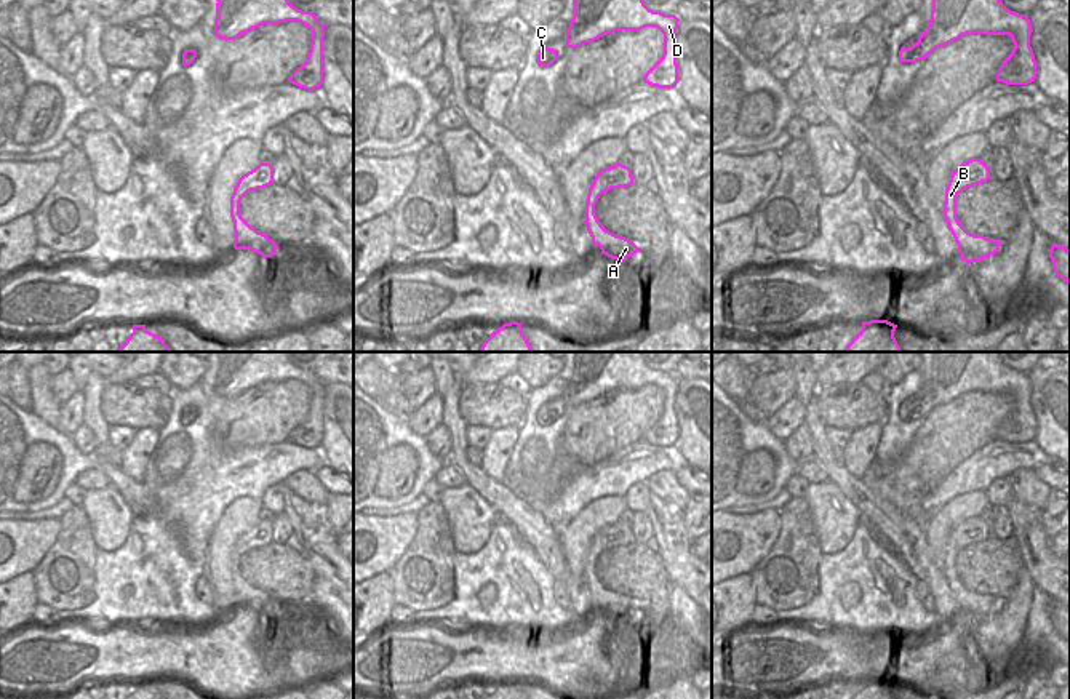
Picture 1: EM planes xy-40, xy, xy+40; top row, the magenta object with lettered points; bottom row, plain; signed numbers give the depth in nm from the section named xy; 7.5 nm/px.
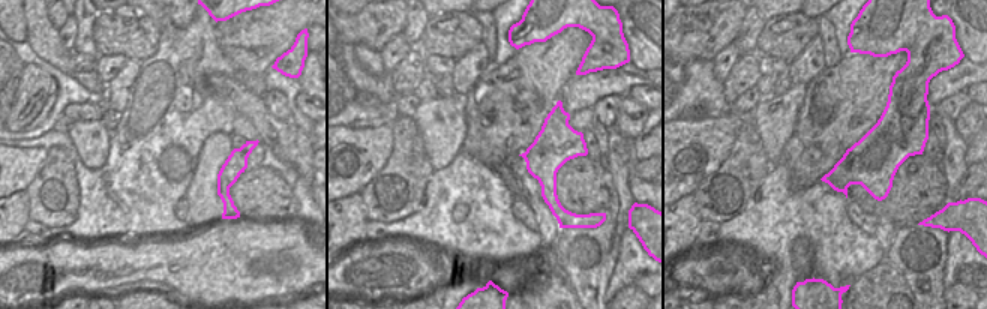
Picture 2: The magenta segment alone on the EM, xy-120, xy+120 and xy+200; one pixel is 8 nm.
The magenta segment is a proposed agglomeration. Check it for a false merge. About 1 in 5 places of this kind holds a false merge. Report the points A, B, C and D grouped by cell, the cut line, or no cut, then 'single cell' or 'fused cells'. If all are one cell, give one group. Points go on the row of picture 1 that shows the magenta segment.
A B C D; no cut; single cell

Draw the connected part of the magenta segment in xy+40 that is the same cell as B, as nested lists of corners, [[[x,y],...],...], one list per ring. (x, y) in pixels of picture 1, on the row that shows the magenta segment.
[[[980,158],[961,163],[950,176],[945,189],[944,218],[958,245],[961,261],[971,264],[995,254],[1003,242],[968,232],[956,218],[956,197],[968,187],[987,182],[990,170]]]

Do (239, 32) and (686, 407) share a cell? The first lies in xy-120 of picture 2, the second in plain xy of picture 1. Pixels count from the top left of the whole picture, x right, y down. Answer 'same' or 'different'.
different

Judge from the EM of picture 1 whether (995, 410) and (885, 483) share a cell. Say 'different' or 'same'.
same

